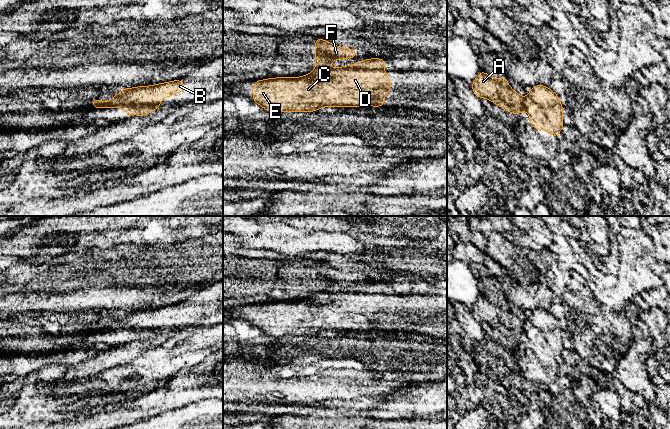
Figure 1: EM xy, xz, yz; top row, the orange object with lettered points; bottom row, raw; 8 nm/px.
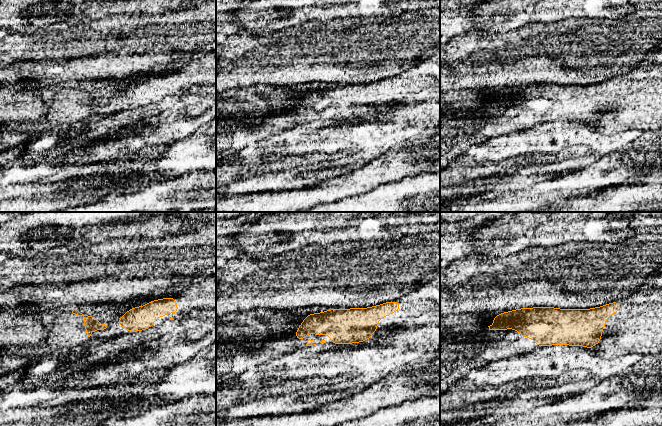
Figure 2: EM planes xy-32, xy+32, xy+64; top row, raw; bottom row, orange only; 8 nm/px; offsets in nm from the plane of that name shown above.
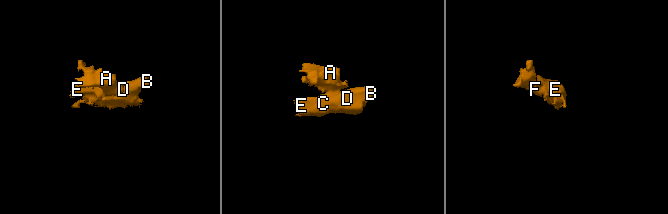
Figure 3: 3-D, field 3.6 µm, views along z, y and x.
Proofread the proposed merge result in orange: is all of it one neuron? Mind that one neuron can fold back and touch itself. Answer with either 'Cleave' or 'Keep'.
Cleave

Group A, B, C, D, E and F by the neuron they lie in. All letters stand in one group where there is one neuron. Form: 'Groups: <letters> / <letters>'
Groups: A F / B C D E

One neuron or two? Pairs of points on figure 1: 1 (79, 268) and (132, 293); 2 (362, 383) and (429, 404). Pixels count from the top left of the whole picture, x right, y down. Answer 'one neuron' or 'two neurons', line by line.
1: one neuron
2: two neurons

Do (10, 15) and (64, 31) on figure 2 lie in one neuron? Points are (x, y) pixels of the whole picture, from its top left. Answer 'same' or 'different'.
different

